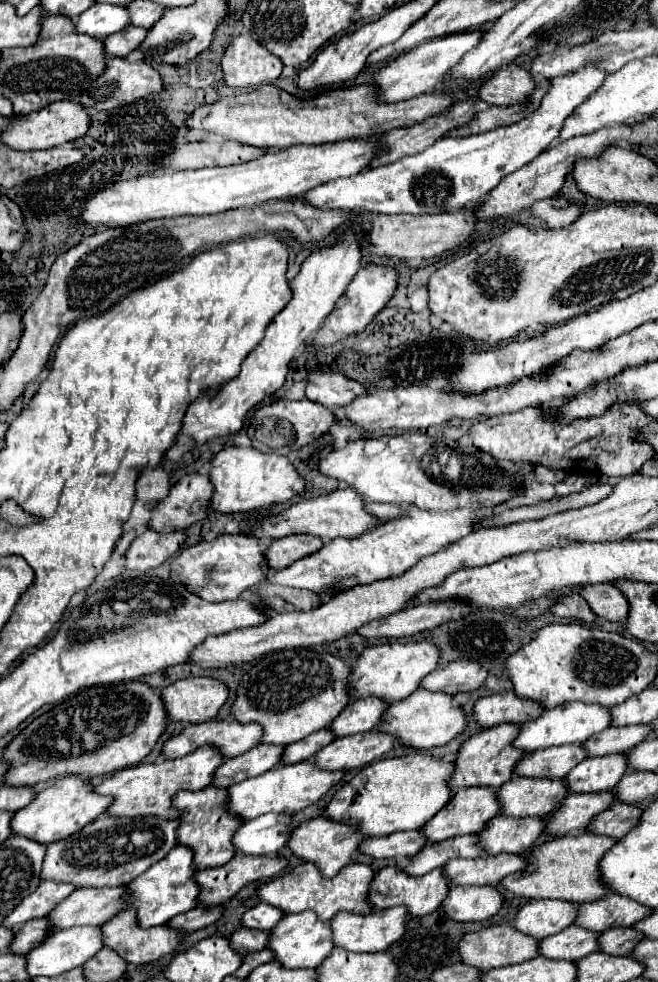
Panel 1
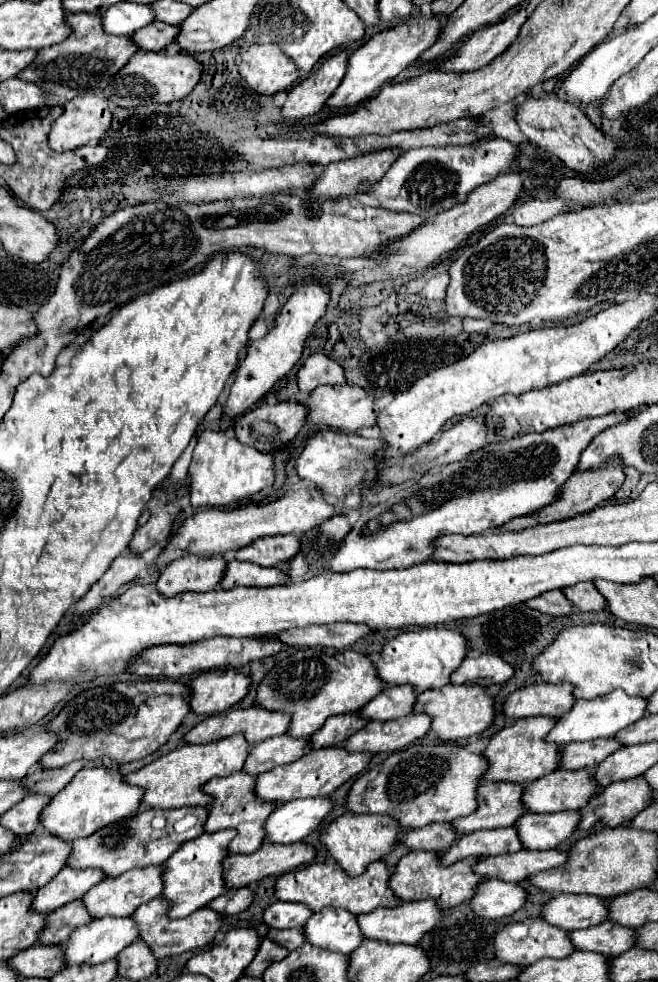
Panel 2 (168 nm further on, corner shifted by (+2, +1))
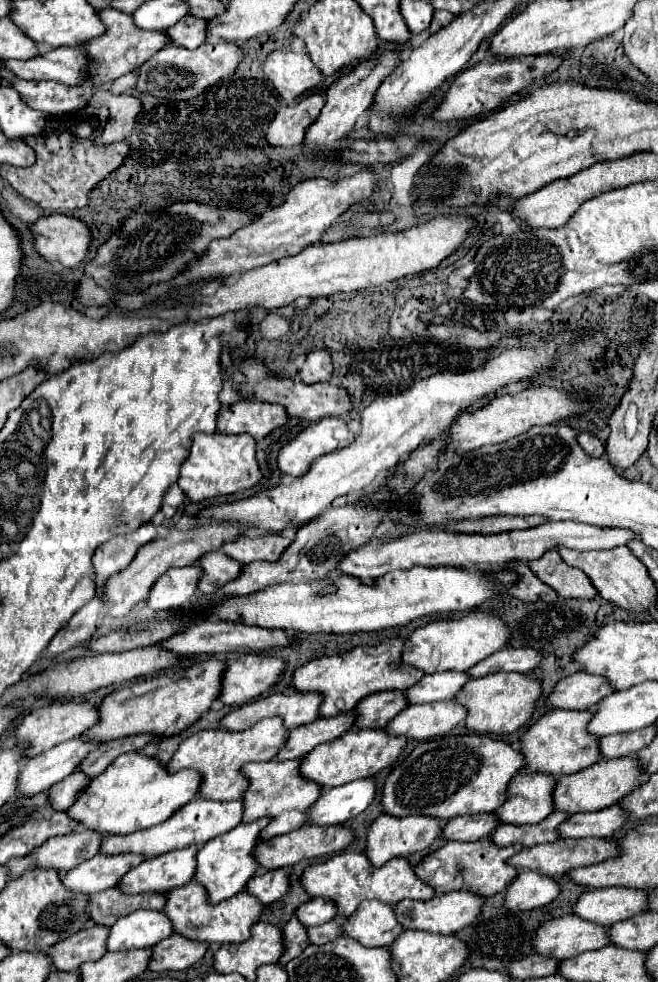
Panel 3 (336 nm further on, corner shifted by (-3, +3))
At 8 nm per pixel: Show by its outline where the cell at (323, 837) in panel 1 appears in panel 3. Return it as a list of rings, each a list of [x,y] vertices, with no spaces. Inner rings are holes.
[[[381,815],[377,821],[371,823],[369,833],[367,833],[367,849],[365,855],[375,867],[385,865],[393,857],[409,857],[415,851],[423,851],[431,847],[441,835],[447,819],[433,819],[425,815],[411,815],[411,817],[391,817],[391,815]]]

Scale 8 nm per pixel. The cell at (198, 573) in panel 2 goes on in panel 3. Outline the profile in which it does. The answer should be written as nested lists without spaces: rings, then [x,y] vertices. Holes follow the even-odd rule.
[[[179,567],[169,569],[157,583],[153,583],[147,599],[147,607],[153,611],[165,611],[171,607],[179,607],[185,603],[191,603],[197,595],[197,581],[201,577],[201,569],[191,567]]]

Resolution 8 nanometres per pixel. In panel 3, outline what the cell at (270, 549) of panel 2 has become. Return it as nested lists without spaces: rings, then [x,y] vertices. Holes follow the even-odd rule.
[[[243,535],[235,543],[225,543],[221,549],[225,555],[231,555],[231,559],[239,561],[241,565],[247,565],[251,561],[277,561],[279,555],[289,547],[289,539],[283,535],[259,535],[259,537],[249,537]]]

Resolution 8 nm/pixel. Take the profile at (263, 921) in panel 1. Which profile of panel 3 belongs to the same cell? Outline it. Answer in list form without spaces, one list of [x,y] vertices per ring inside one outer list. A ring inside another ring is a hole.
[[[315,897],[307,903],[303,903],[295,911],[295,915],[305,927],[315,927],[315,925],[321,925],[321,923],[327,923],[327,921],[335,919],[337,917],[337,905],[329,899]]]

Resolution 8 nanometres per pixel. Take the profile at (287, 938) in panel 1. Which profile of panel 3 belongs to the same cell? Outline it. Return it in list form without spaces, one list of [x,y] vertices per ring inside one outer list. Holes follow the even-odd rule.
[[[377,899],[361,903],[343,927],[343,935],[357,939],[365,947],[389,947],[401,931],[405,929],[397,921],[393,905]]]

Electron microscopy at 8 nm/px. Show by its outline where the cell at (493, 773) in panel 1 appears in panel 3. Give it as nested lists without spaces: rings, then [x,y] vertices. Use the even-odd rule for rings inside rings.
[[[555,709],[545,713],[531,729],[521,737],[523,755],[527,759],[529,771],[543,771],[553,777],[561,777],[565,773],[577,773],[585,767],[591,767],[593,763],[601,761],[601,755],[597,755],[597,735],[589,735],[587,725],[593,717],[591,711],[567,711],[567,709]]]

